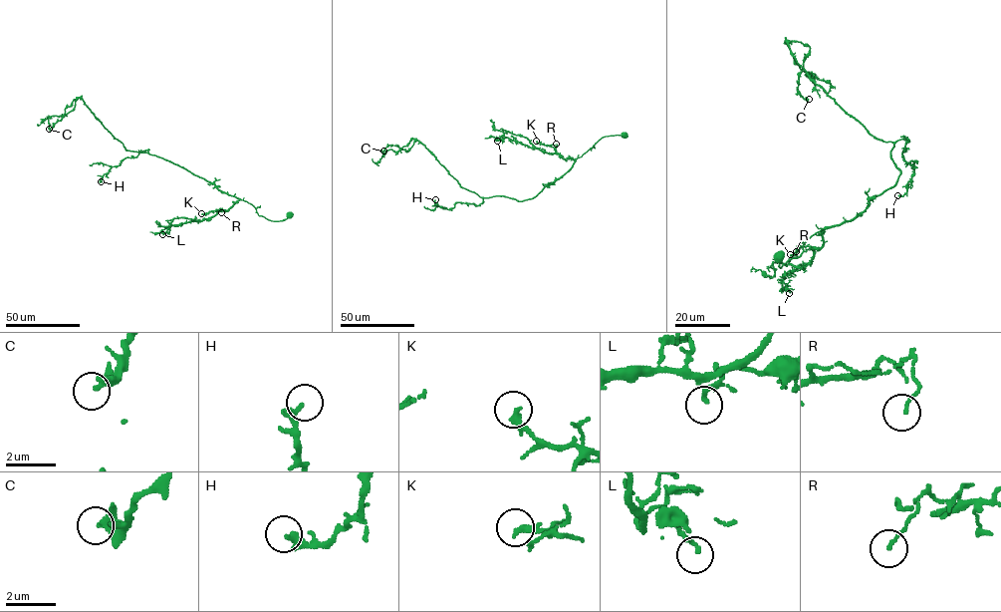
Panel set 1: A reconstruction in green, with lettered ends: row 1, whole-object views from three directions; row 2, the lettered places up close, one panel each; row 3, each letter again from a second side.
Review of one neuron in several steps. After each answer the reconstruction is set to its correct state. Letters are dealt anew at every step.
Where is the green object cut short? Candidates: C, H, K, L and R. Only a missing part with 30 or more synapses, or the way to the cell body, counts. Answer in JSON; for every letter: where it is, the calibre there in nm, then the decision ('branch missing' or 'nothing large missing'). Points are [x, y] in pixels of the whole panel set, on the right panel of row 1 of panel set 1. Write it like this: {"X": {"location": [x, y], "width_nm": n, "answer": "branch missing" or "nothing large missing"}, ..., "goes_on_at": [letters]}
{"C": {"location": [809, 99], "width_nm": 260, "answer": "nothing large missing"}, "H": {"location": [897, 195], "width_nm": 340, "answer": "nothing large missing"}, "K": {"location": [790, 254], "width_nm": 280, "answer": "nothing large missing"}, "L": {"location": [789, 293], "width_nm": 170, "answer": "nothing large missing"}, "R": {"location": [796, 251], "width_nm": 110, "answer": "nothing large missing"}, "goes_on_at": []}

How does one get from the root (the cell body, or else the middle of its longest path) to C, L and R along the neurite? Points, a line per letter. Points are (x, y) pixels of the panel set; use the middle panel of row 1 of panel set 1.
C: (625, 135), (602, 138), (522, 201), (480, 197), (462, 187), (418, 141), (407, 152), (390, 145), (383, 151)
L: (625, 135), (603, 137), (575, 159), (563, 158), (558, 153), (545, 152), (507, 138), (497, 141)
R: (625, 135), (603, 137), (575, 159), (562, 157), (556, 152), (556, 144)

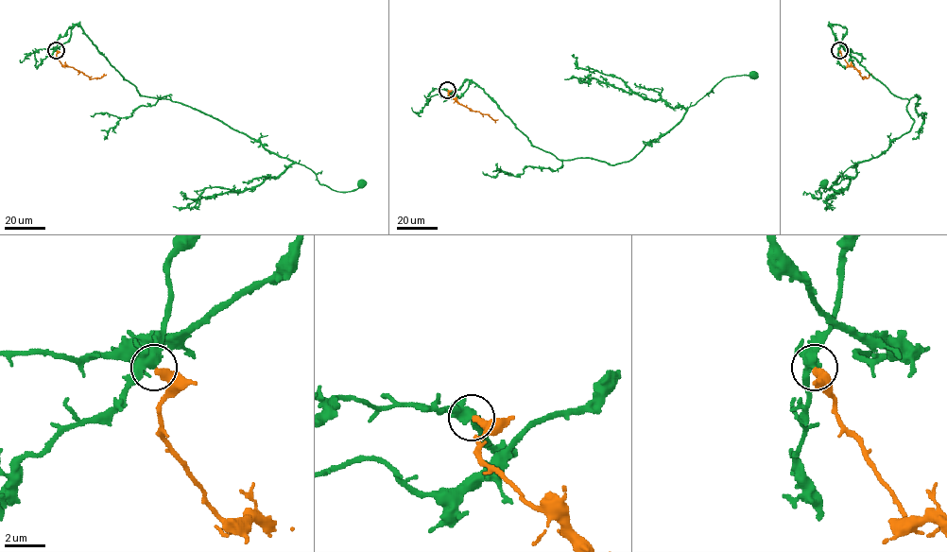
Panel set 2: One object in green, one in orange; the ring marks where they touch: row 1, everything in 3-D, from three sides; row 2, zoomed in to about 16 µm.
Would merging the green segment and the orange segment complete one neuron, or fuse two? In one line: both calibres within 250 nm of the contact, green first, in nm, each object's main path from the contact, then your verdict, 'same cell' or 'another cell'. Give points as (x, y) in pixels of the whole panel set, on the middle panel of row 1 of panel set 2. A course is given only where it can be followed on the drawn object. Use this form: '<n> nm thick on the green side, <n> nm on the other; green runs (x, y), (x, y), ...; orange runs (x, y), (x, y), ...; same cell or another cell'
360 nm thick on the green side, 380 nm on the other; green runs (447, 90), (459, 97), (476, 83), (533, 146), (559, 160), (616, 164), (667, 133), (723, 78), (753, 75); orange runs (447, 90), (460, 104), (488, 114), (495, 123); another cell

